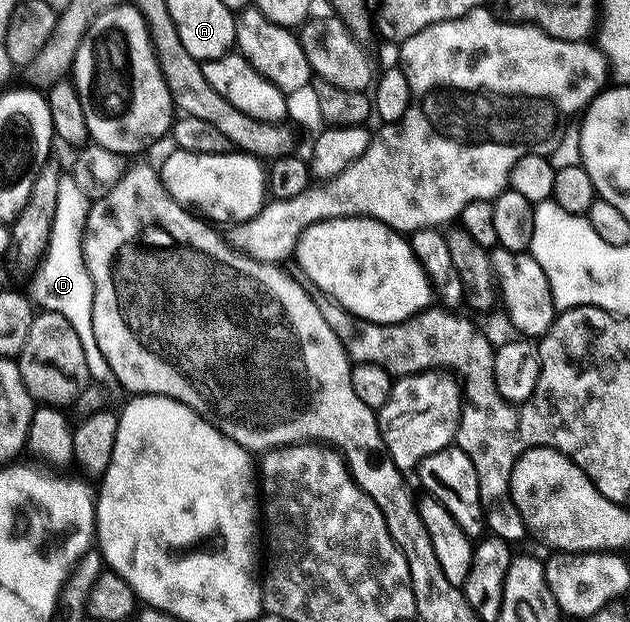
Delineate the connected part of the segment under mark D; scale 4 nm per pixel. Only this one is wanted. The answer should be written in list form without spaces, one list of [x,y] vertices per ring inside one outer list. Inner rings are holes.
[[[64,175],[58,183],[58,211],[54,211],[48,250],[34,277],[36,280],[34,301],[41,310],[62,315],[62,319],[70,322],[70,327],[74,327],[78,340],[82,342],[82,351],[86,351],[89,378],[95,384],[101,385],[104,390],[112,391],[117,388],[116,376],[110,363],[106,363],[106,355],[102,355],[102,351],[98,348],[98,339],[94,335],[94,287],[90,271],[84,262],[84,228],[88,218],[90,197],[84,194],[85,186],[77,181]]]

